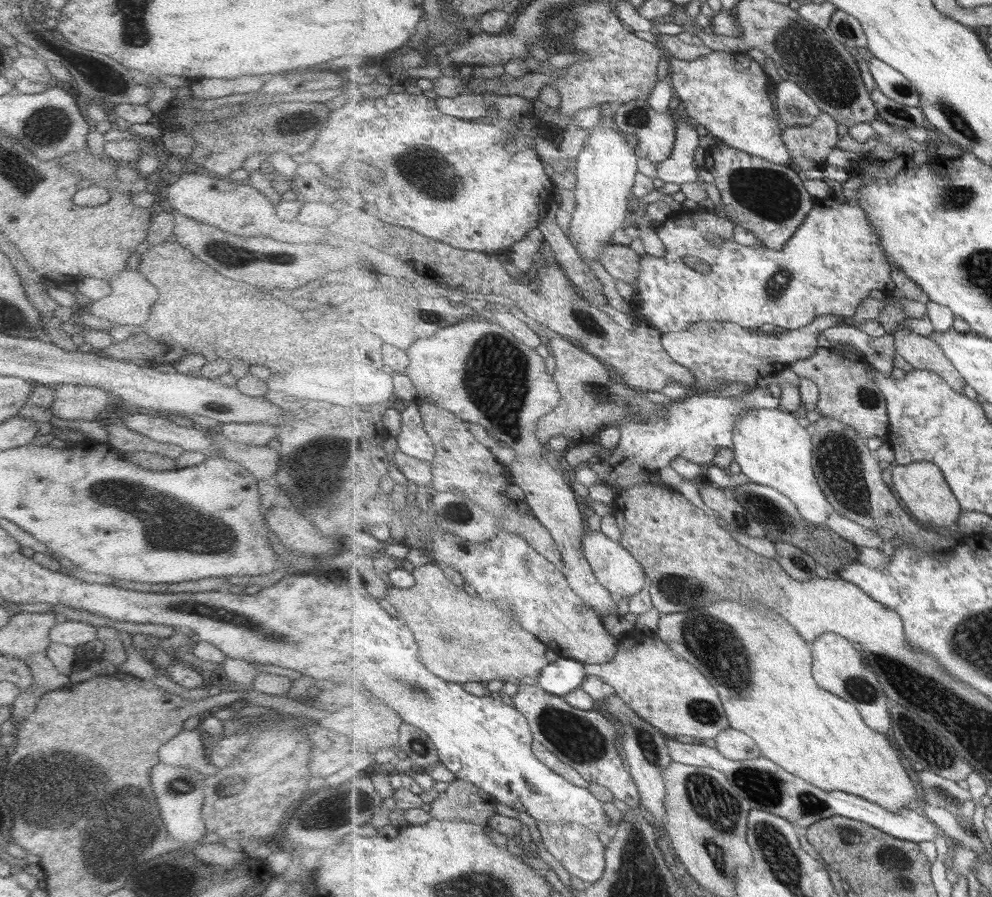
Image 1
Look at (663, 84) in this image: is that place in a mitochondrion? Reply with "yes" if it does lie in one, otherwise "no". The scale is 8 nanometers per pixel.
no

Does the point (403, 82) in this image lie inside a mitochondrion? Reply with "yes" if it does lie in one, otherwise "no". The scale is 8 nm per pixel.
no

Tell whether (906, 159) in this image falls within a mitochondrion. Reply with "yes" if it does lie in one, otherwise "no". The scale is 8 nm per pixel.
no

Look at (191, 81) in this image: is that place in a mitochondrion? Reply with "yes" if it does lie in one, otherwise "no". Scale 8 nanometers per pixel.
no

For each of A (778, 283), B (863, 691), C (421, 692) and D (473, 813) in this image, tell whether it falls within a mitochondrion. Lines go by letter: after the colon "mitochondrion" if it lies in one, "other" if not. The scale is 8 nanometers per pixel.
A: mitochondrion
B: mitochondrion
C: mitochondrion
D: other

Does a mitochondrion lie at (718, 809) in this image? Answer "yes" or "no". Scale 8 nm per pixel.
yes

